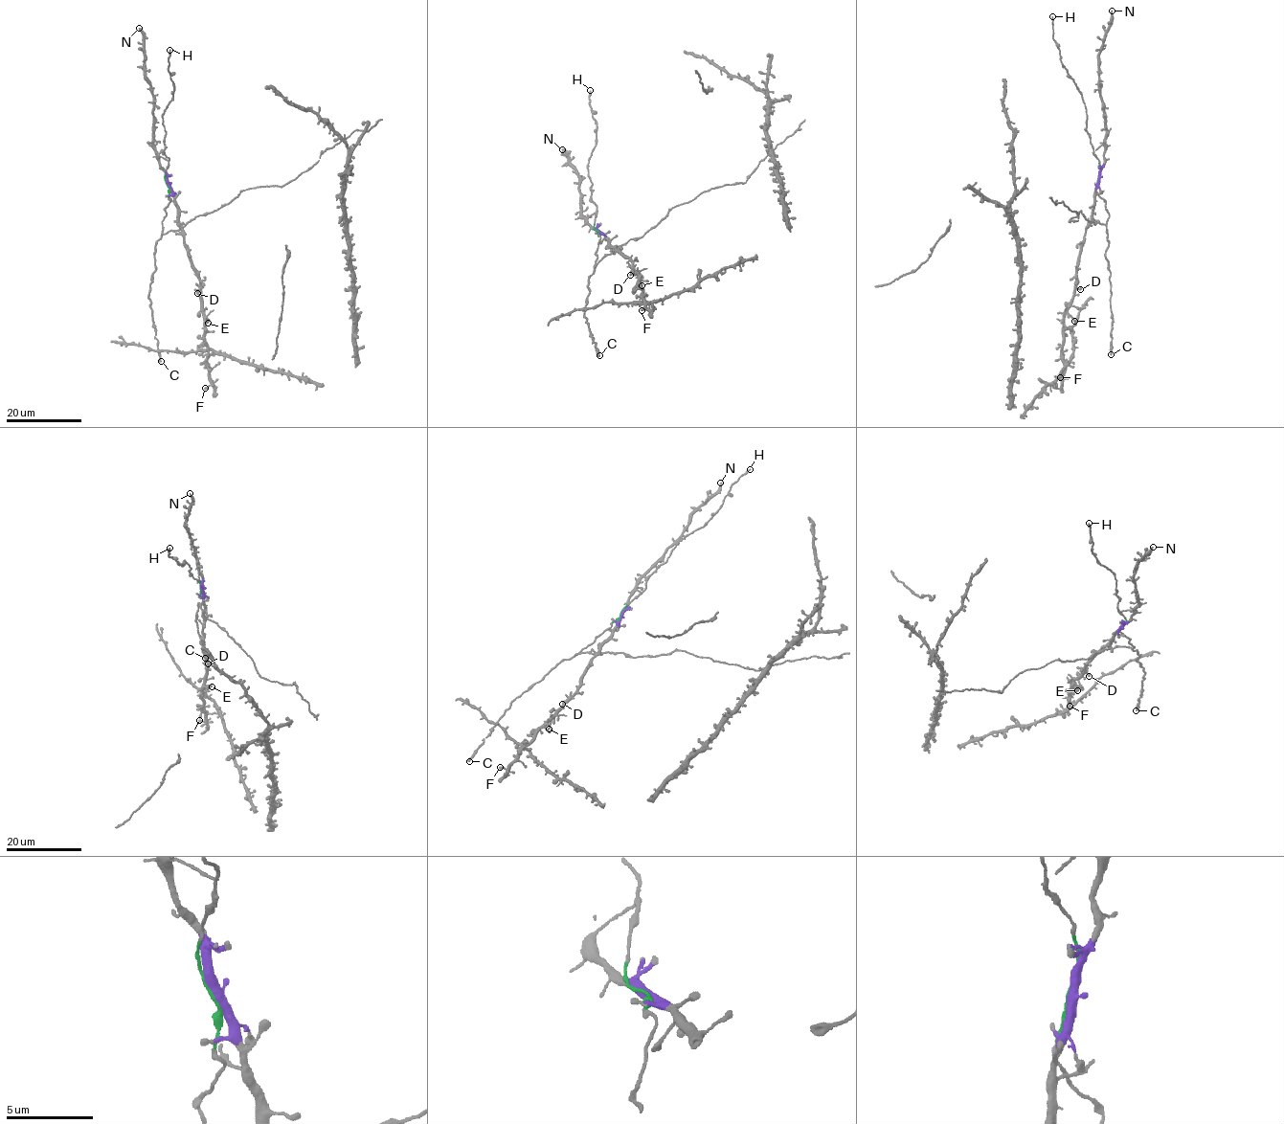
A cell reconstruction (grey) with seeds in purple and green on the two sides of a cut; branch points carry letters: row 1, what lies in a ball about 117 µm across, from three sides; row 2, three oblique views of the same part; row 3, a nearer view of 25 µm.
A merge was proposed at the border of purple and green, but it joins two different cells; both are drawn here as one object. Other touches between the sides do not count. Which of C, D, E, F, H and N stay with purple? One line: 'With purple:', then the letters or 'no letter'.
With purple: D, E, F, N

